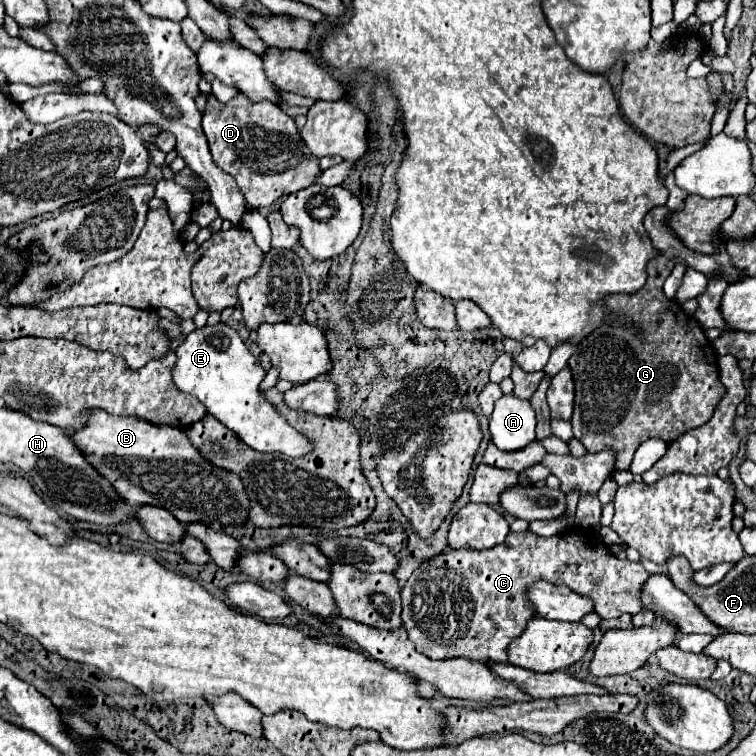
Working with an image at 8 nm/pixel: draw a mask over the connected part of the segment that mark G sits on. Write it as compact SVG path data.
M660 254L648 264L648 280L640 292L626 296L608 296L606 300L610 312L624 312L630 322L636 320L640 324L640 338L636 336L636 330L632 330L632 326L600 326L582 340L582 344L568 360L576 384L574 414L570 420L574 438L578 438L588 452L612 448L616 452L616 470L630 468L632 456L644 440L660 438L670 444L680 434L706 424L724 394L724 384L718 378L716 350L712 348L712 342L706 338L702 326L696 324L696 320L680 308L680 304L668 300L662 292L662 284L670 276L672 268L674 260Z

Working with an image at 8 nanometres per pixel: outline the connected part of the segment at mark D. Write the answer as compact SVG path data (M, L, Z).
M242 94L222 104L214 96L208 100L202 128L208 136L210 154L218 168L228 172L248 200L248 208L270 206L276 198L308 188L322 172L318 158L308 152L294 120L272 102L250 102Z

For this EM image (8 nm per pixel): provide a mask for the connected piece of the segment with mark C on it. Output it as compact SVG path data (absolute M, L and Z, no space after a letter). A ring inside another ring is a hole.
M530 530L510 532L502 544L488 552L472 552L470 548L442 552L412 572L402 588L402 622L420 652L432 660L466 658L482 664L508 664L508 644L524 632L528 620L536 616L532 604L528 604L528 584L536 580L548 580L552 584L564 584L570 590L592 598L596 614L600 618L620 618L622 614L636 614L644 610L642 590L648 580L648 572L640 562L620 560L610 548L590 530L562 532L550 538L536 536Z

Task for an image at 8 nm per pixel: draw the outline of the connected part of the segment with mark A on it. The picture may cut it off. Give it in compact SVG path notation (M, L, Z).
M512 394L502 396L490 416L492 442L502 452L514 452L526 448L534 440L536 416L530 402Z

